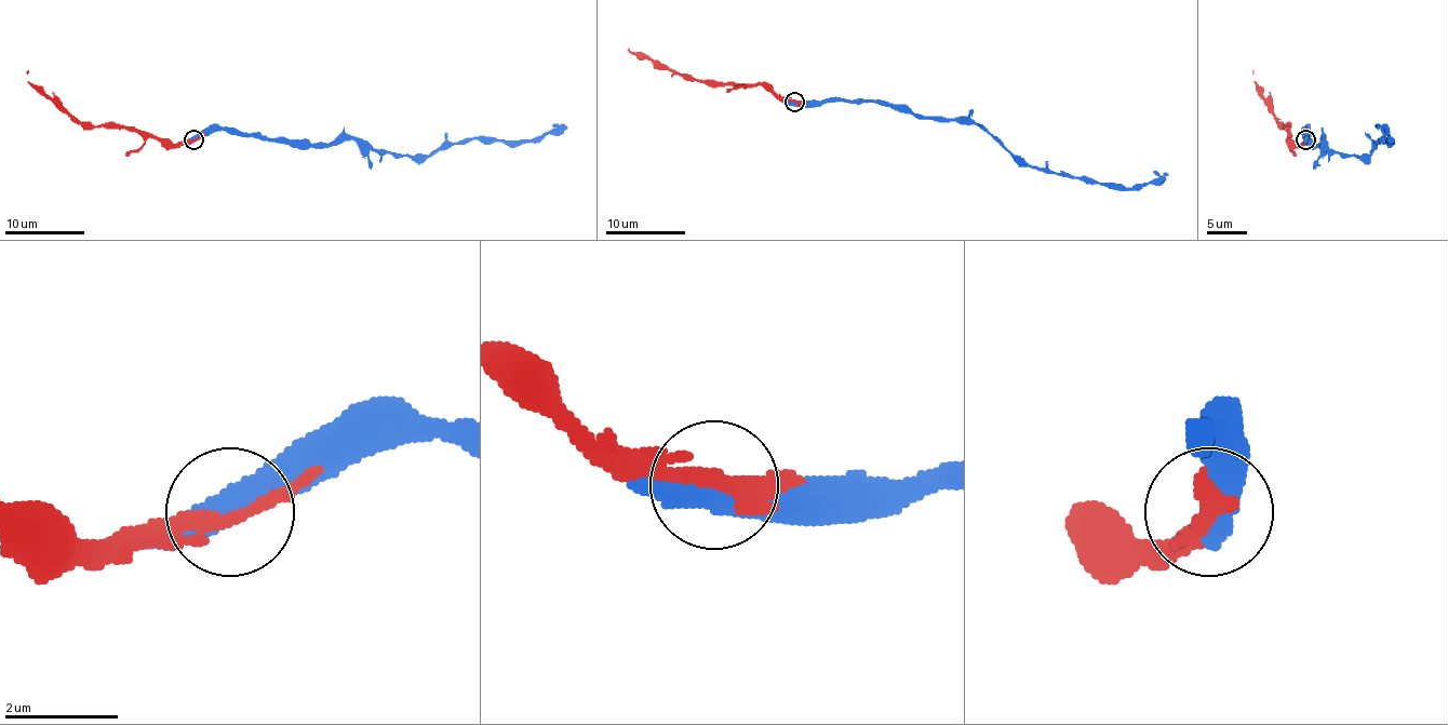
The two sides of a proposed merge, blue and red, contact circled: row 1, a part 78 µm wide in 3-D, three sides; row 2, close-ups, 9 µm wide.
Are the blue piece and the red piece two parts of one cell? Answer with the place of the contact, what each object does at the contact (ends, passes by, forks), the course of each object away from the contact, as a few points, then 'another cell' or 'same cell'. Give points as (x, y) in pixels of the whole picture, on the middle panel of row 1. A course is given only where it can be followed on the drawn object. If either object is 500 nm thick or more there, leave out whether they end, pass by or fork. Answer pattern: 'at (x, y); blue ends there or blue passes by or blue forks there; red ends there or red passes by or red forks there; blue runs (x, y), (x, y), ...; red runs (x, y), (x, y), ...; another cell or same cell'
at (794, 102); blue passes by; red passes by; blue runs (794, 103), (887, 102), (925, 117), (968, 119), (982, 125), (1028, 164), (1074, 178), (1141, 188), (1167, 173); red runs (794, 102), (782, 102), (763, 85), (685, 79), (628, 50); same cell

